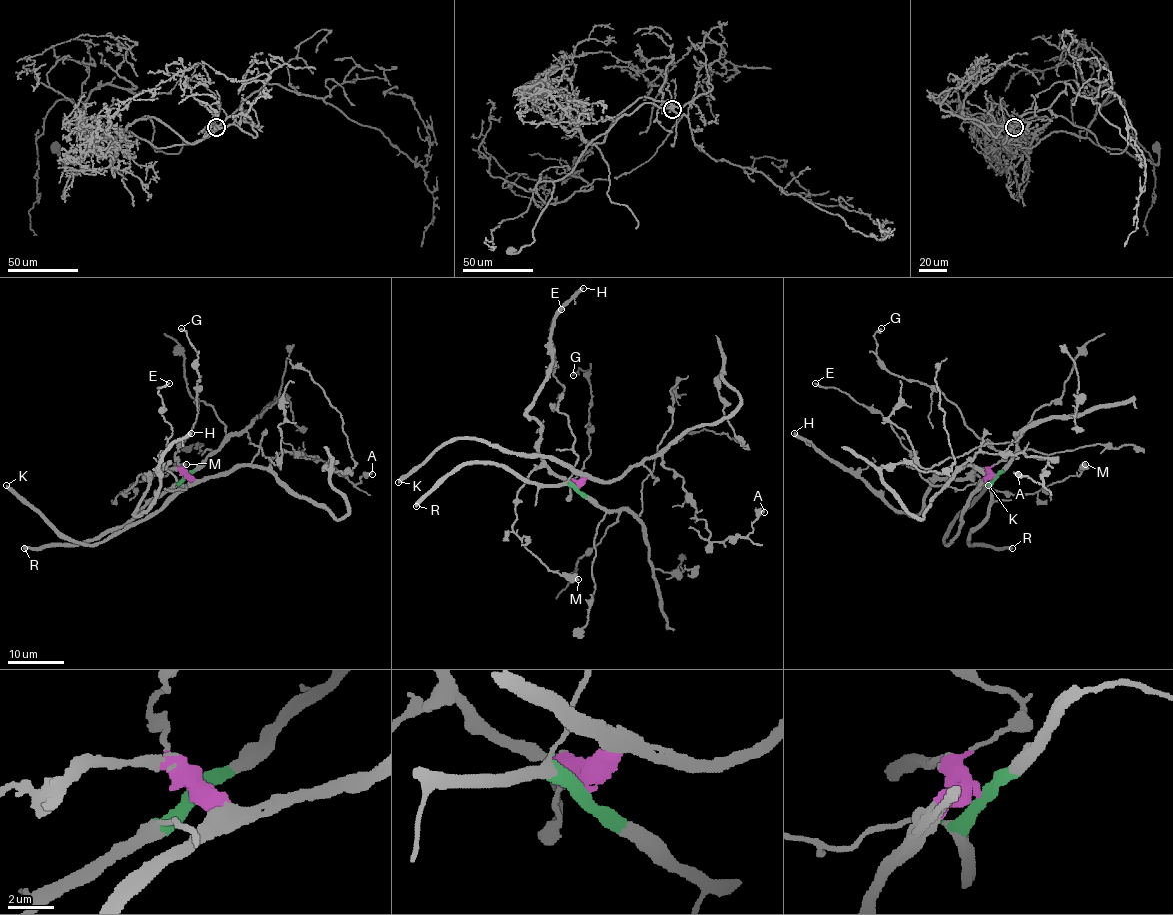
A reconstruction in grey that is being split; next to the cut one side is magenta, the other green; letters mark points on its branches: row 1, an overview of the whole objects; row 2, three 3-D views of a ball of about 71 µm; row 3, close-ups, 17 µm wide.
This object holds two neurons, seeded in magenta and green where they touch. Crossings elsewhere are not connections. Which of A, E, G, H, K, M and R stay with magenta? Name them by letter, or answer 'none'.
A, G, H, K, M

